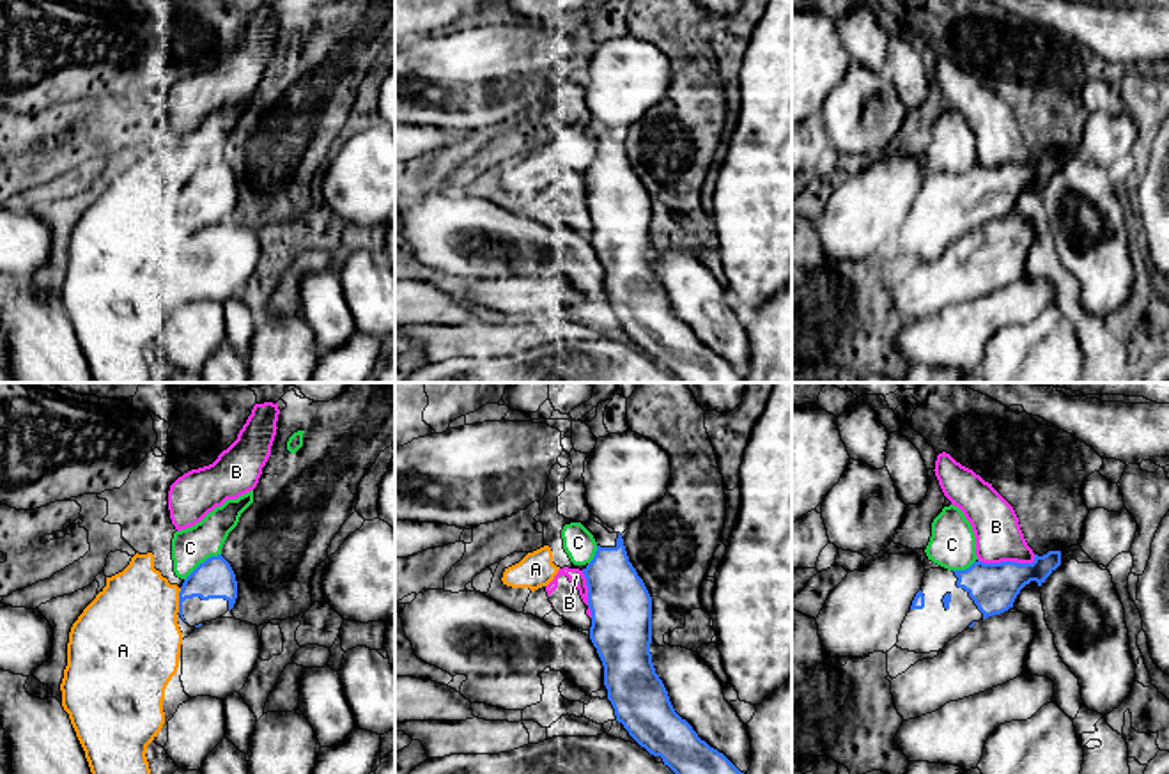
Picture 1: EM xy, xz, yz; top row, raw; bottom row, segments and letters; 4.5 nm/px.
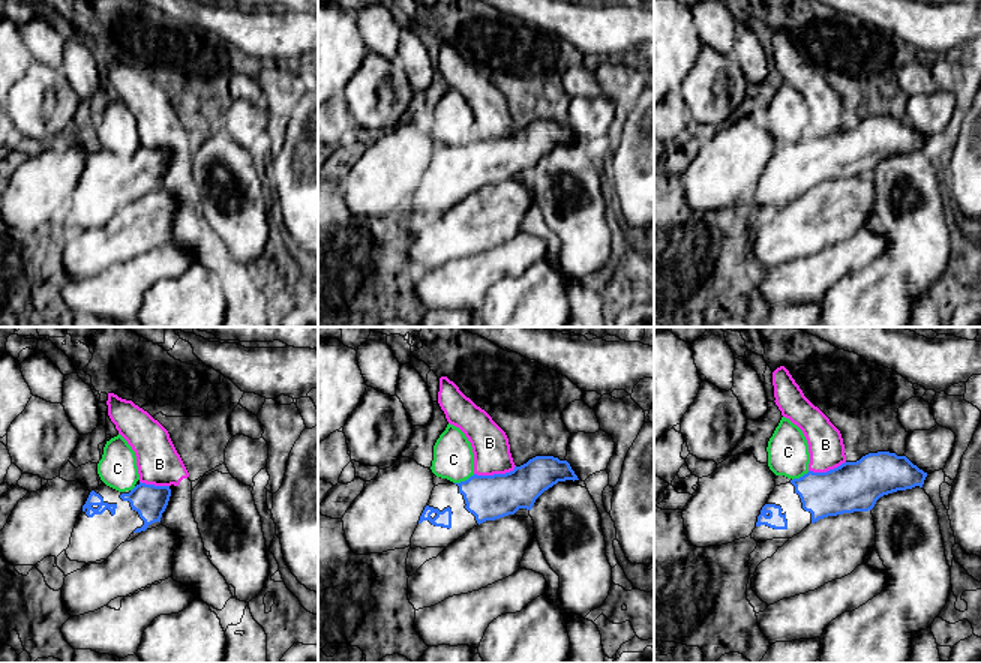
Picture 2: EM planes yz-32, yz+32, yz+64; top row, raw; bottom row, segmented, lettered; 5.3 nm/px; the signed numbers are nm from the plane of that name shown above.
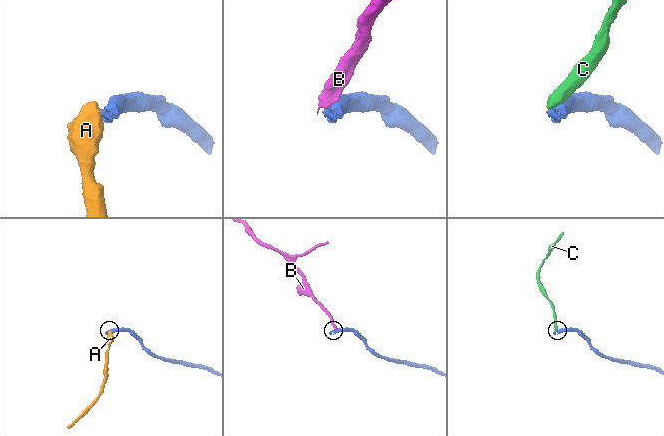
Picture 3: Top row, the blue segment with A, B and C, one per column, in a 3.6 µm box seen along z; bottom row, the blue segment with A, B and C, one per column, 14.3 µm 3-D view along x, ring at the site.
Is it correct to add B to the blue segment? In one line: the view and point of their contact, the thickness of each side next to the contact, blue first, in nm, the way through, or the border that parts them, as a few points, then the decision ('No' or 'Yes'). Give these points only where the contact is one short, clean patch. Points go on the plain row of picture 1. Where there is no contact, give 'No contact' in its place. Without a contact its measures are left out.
Touches blue at yz (1008, 165). Thickness 220 nm (blue) against 220 nm. Boundary: yz (1035, 158), (1031, 165), (982, 165), (978, 162). No

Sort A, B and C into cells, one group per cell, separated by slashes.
A C / B

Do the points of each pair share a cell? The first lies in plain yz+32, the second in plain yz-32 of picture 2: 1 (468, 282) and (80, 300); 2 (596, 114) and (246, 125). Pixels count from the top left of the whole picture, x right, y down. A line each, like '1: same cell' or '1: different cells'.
1: same cell
2: same cell

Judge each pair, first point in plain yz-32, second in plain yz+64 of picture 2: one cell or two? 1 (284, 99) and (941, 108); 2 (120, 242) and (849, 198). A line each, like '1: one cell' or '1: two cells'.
1: two cells
2: one cell

